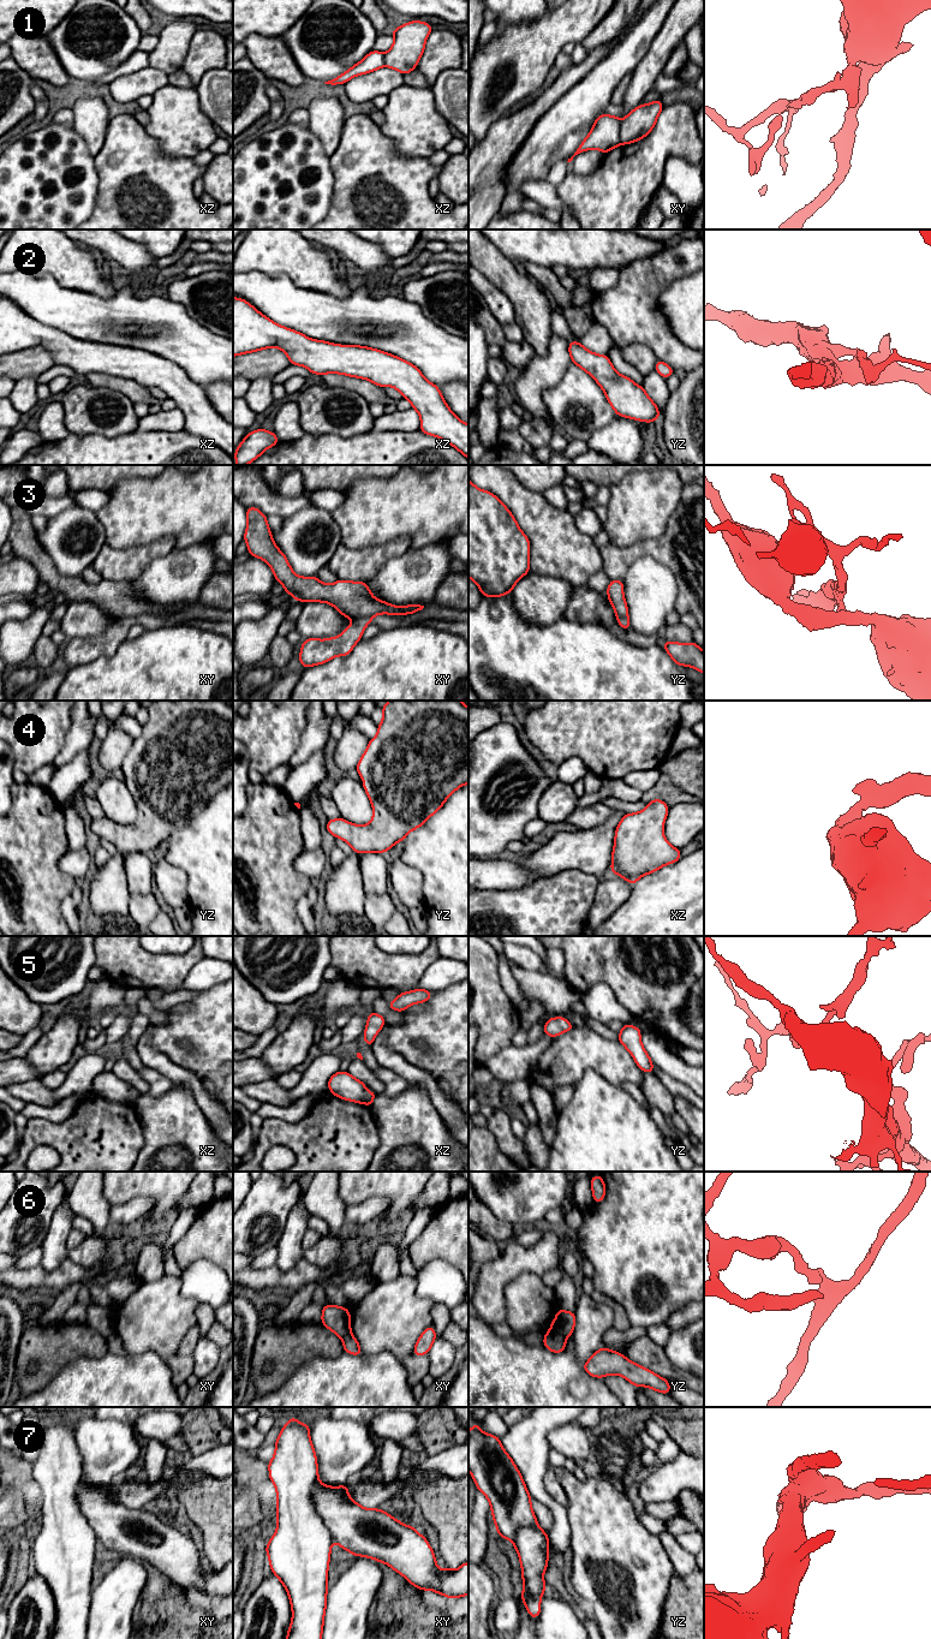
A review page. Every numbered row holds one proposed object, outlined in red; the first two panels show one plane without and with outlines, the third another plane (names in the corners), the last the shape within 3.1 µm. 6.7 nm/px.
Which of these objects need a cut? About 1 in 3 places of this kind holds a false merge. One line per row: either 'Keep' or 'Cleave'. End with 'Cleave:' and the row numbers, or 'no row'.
1: Cleave
2: Keep
3: Cleave
4: Keep
5: Keep
6: Cleave
7: Cleave
Cleave: 1, 3, 6, 7

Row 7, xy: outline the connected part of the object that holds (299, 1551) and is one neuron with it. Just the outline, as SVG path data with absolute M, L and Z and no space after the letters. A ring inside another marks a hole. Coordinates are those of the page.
M292 1416L275 1442L275 1454L268 1461L268 1467L269 1478L276 1488L277 1526L265 1550L270 1569L285 1586L292 1607L286 1639L322 1639L333 1539L312 1501L318 1467L310 1426Z

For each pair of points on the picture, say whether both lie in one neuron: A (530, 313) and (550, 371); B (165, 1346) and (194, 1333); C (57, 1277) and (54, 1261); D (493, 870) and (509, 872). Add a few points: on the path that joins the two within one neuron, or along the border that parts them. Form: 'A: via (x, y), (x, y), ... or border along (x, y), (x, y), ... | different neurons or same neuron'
A: border along (551, 333), (548, 352), (543, 356), (536, 356) | different neurons
B: border along (196, 1324), (185, 1334), (178, 1352), (166, 1360) | different neurons
C: border along (66, 1256), (49, 1271), (46, 1271), (40, 1265) | different neurons
D: via (496, 872), (506, 872) | same neuron

